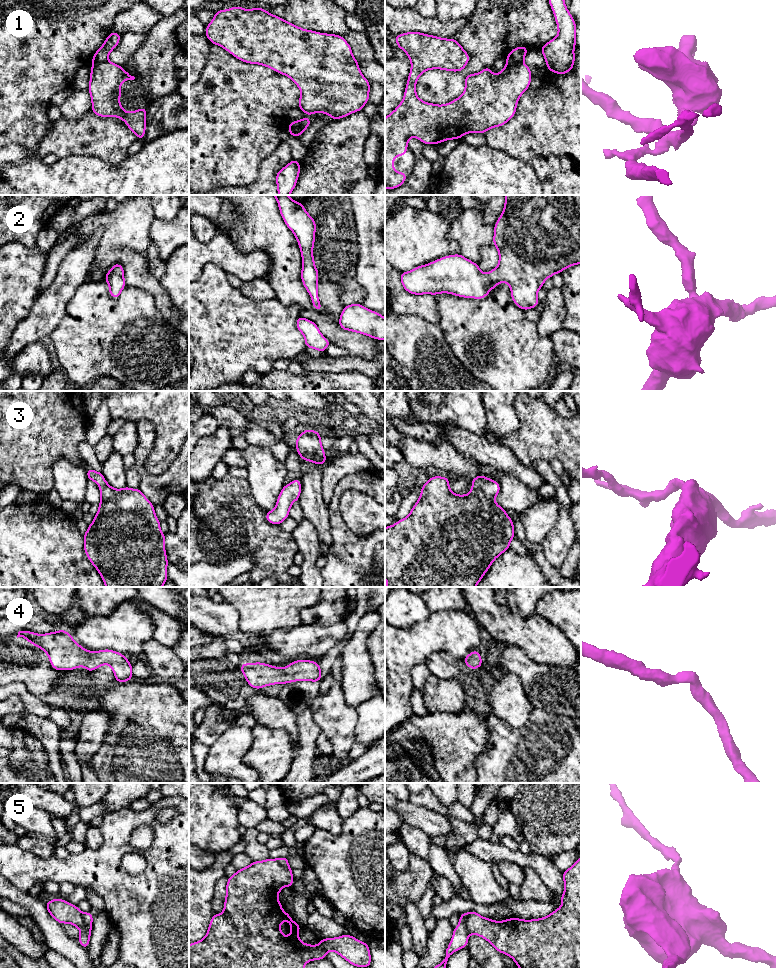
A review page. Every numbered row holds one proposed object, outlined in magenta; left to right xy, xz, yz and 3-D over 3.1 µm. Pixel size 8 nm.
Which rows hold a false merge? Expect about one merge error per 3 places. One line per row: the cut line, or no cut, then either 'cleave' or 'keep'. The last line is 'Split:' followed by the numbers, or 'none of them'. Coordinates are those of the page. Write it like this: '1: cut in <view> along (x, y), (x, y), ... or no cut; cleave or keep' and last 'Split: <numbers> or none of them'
1: cut in xy along (107, 59), (92, 65); cleave
2: no cut; keep
3: no cut; keep
4: no cut; keep
5: cut in yz along (465, 913), (465, 927), (469, 933); cleave
Split: 1, 5

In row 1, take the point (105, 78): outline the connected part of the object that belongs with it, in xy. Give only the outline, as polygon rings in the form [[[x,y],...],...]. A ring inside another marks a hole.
[[[104,61],[93,64],[90,73],[88,92],[91,95],[91,111],[99,117],[115,116],[126,122],[126,126],[134,132],[138,140],[143,141],[147,107],[137,111],[125,112],[119,103],[121,98],[120,85],[125,80],[135,77],[126,72],[121,65]]]

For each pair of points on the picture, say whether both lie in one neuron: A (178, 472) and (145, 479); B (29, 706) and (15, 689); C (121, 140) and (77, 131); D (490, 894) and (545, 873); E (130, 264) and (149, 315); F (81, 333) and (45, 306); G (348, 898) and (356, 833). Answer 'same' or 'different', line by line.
A: same
B: same
C: same
D: different
E: different
F: different
G: same

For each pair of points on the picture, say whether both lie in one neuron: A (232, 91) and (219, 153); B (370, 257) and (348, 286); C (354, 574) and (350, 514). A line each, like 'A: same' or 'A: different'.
A: same
B: different
C: different

